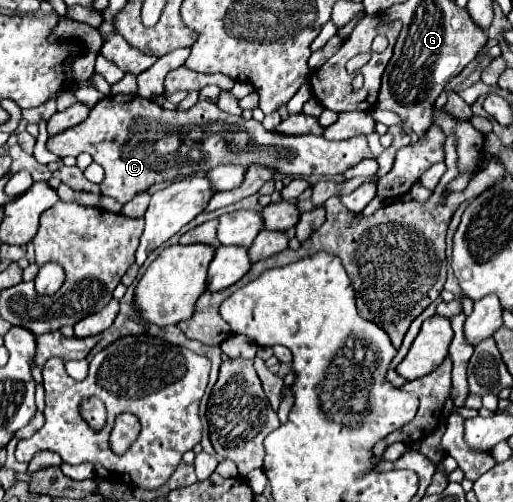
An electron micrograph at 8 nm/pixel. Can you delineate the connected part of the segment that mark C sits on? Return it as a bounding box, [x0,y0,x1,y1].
[47,95,373,203]

